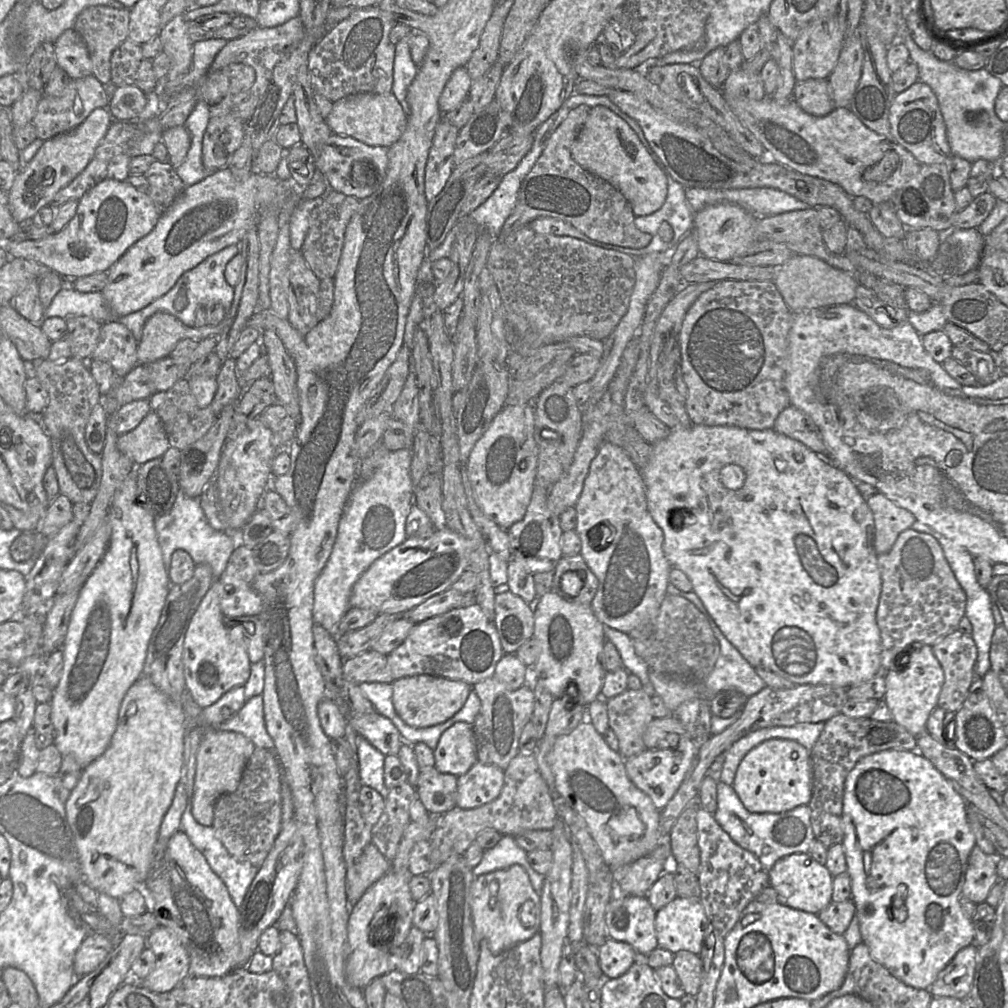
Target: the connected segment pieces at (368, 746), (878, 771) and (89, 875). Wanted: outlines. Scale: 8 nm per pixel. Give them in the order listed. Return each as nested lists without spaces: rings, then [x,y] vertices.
[[[357,735],[357,747],[362,785],[374,788],[386,800],[390,789],[384,782],[385,755],[361,735]]]
[[[888,749],[861,758],[848,774],[844,784],[842,824],[844,837],[841,842],[846,857],[847,873],[851,879],[851,898],[856,907],[863,942],[872,958],[884,966],[894,977],[908,986],[929,989],[938,974],[963,948],[973,944],[975,931],[970,918],[962,911],[959,897],[965,882],[968,858],[976,846],[976,835],[967,820],[967,802],[957,793],[946,778],[916,751]]]
[[[142,675],[123,698],[117,728],[108,748],[83,768],[77,785],[66,800],[66,817],[81,862],[83,880],[98,893],[120,900],[134,889],[140,889],[155,866],[160,825],[183,777],[186,718],[181,702],[171,699]]]

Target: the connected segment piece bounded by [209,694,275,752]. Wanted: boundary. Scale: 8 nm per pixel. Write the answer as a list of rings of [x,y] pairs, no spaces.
[[[262,694],[248,699],[230,721],[219,726],[209,727],[241,733],[249,738],[256,747],[275,752],[274,741],[265,725]]]

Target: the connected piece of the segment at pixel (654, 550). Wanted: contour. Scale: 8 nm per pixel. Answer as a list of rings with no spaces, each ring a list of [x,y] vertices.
[[[603,442],[575,508],[580,554],[599,581],[591,602],[595,616],[604,625],[627,634],[641,623],[651,622],[667,595],[672,566],[663,551],[663,531],[647,507],[642,473],[624,449]]]

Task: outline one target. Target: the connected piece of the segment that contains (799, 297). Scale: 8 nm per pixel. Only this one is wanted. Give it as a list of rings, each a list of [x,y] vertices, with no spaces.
[[[794,254],[777,267],[774,284],[793,313],[806,312],[820,307],[851,304],[859,282],[848,272],[834,268],[813,256]]]

